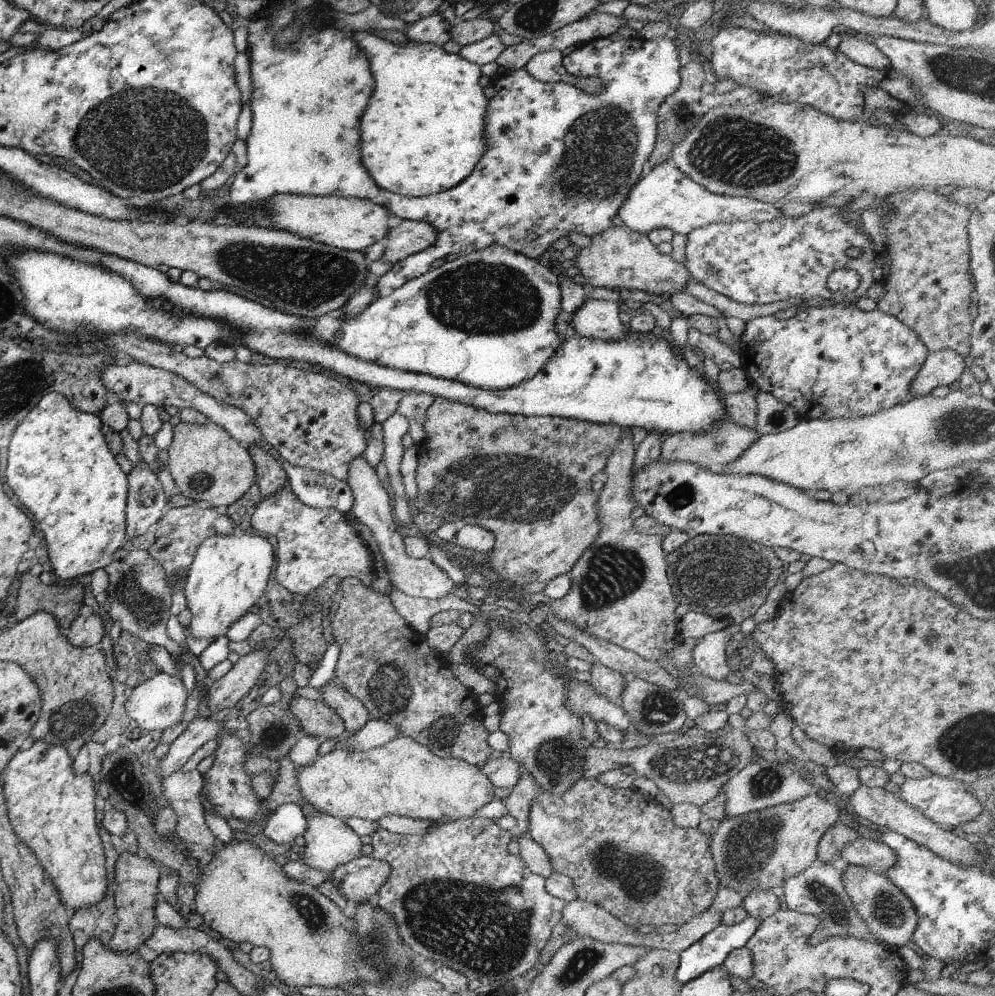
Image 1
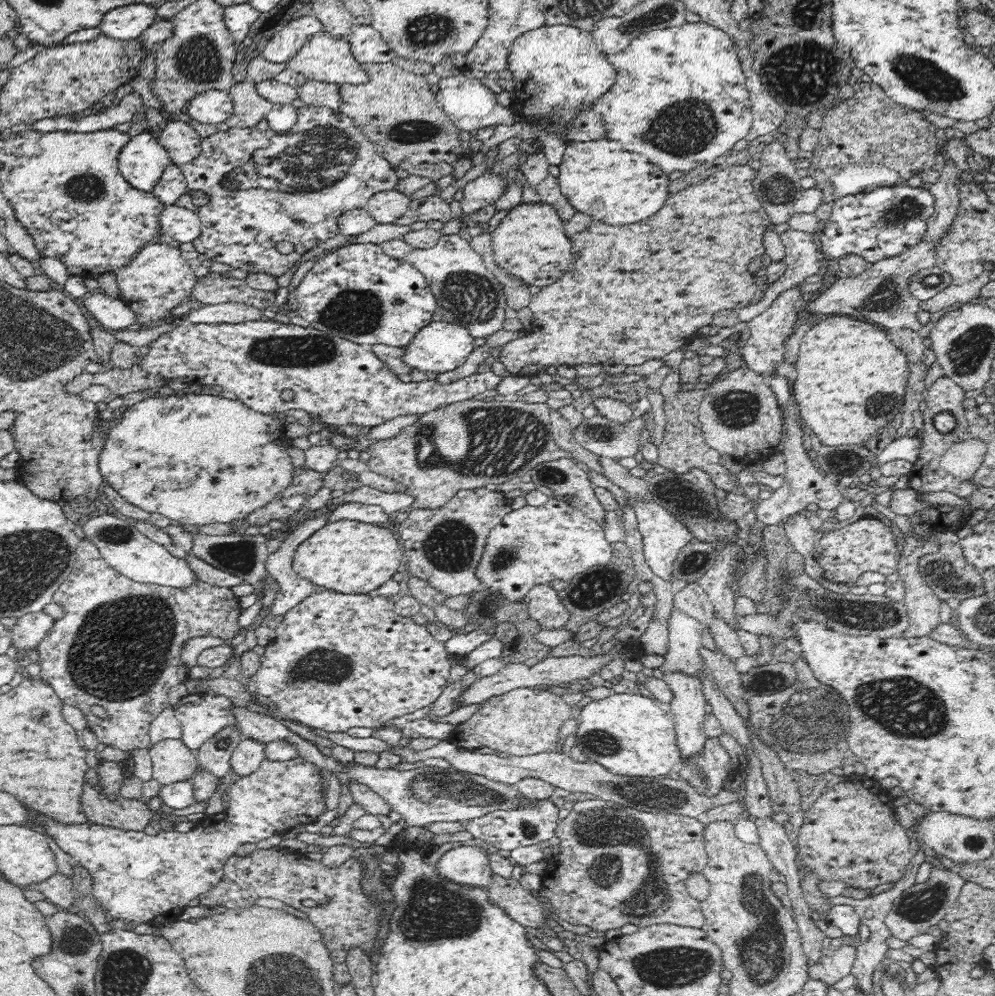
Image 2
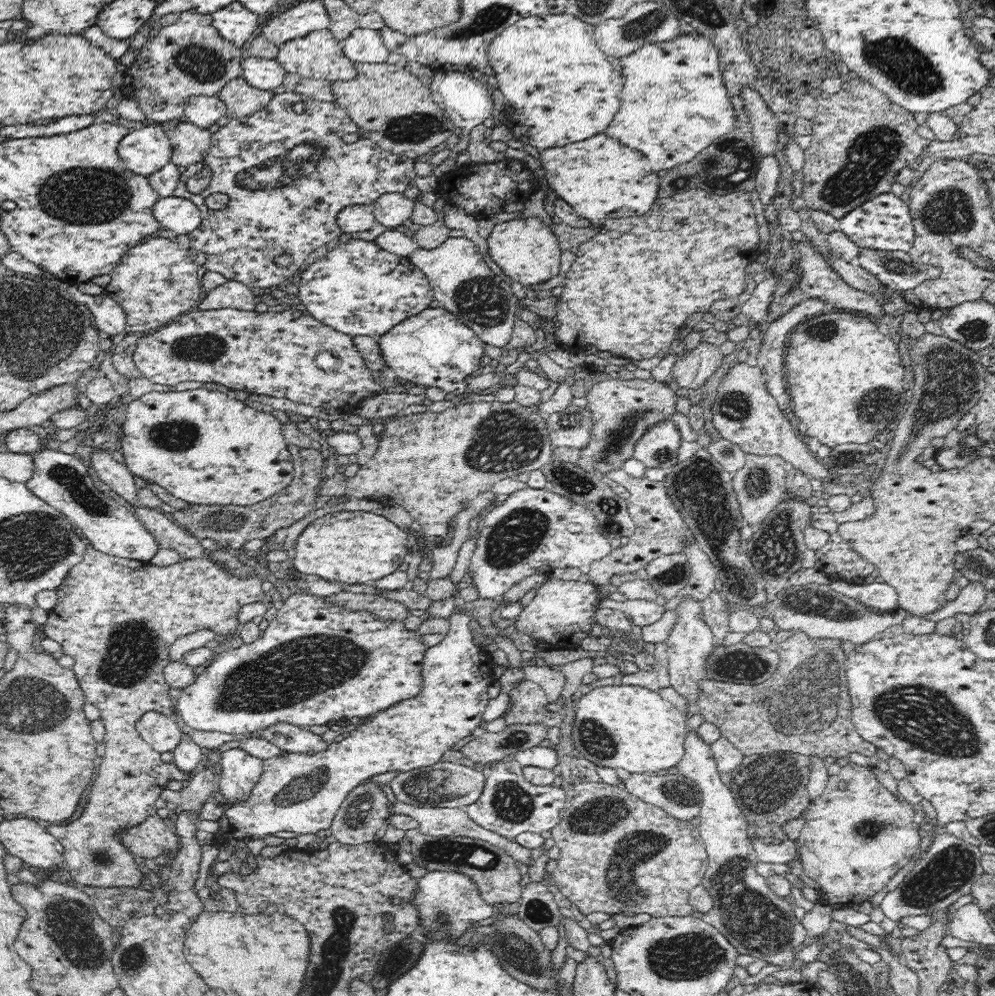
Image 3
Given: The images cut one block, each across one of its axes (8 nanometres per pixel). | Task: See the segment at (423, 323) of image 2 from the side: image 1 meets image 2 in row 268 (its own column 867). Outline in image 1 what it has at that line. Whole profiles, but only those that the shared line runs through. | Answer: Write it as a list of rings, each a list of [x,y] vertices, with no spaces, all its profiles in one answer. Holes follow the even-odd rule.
[[[855,302],[807,308],[783,320],[773,315],[749,319],[739,334],[738,352],[740,366],[751,387],[755,386],[755,378],[763,374],[771,374],[773,378],[779,374],[787,376],[789,386],[781,388],[795,388],[795,394],[799,396],[776,396],[776,399],[789,405],[799,420],[853,419],[906,403],[913,399],[910,395],[912,380],[929,353],[917,333],[907,328],[897,317],[877,308],[861,311],[855,307]]]

